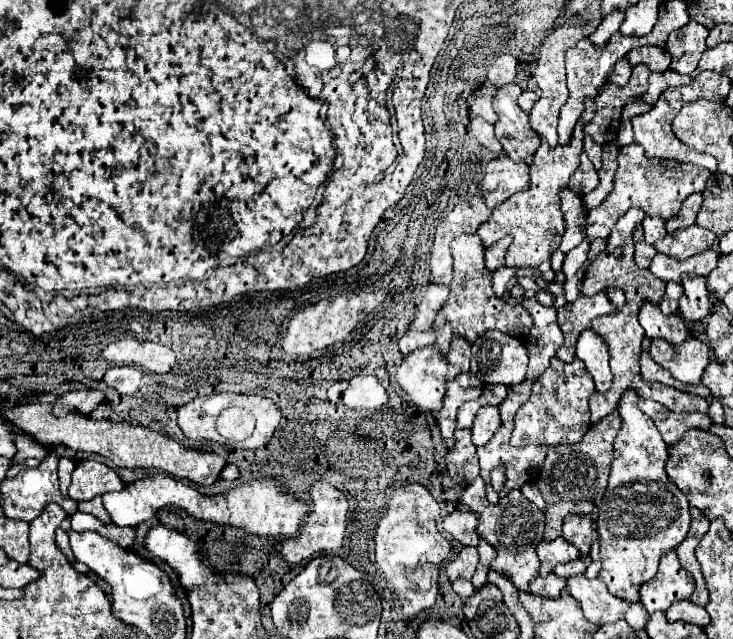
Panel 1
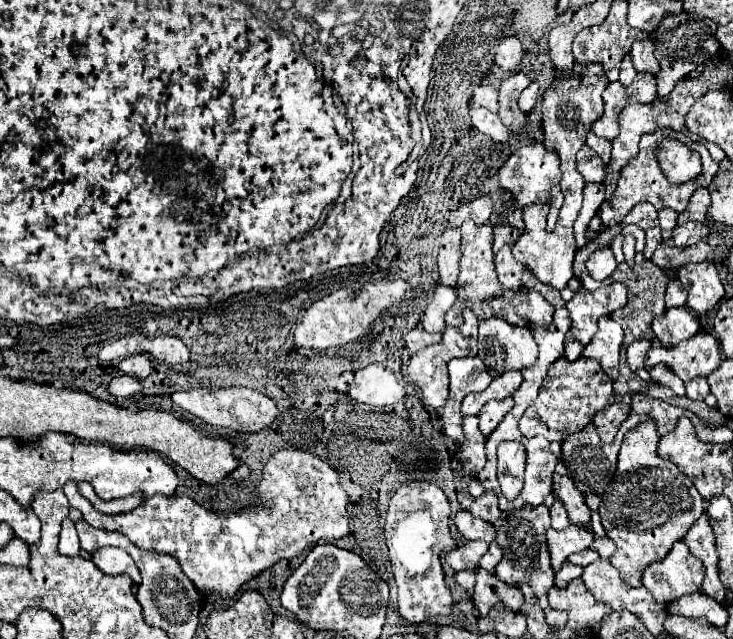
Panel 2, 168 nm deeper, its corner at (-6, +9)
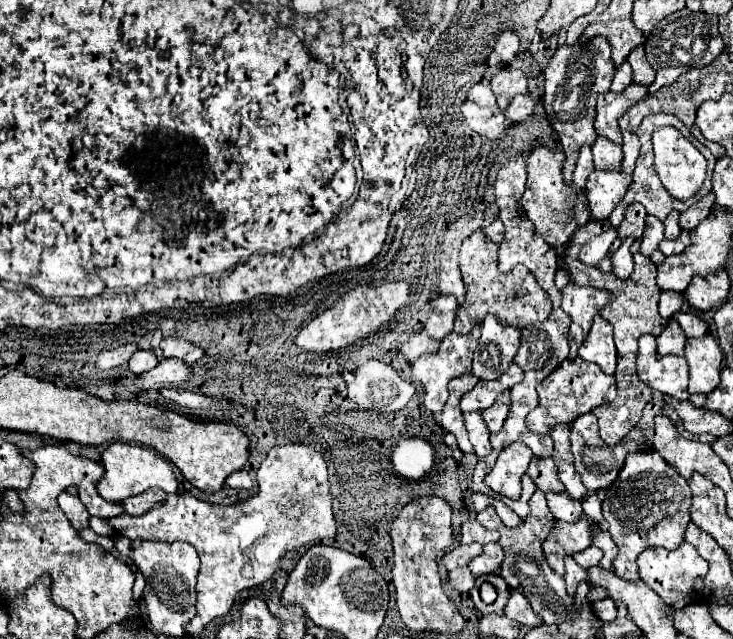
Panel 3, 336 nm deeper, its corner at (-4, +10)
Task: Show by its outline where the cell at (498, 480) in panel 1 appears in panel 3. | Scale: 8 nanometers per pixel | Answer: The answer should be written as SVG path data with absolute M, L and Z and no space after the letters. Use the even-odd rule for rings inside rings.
M515 442L507 446L499 458L493 470L485 477L485 483L493 492L503 494L511 500L517 500L521 494L521 476L527 472L527 466L531 462L531 450L523 442Z

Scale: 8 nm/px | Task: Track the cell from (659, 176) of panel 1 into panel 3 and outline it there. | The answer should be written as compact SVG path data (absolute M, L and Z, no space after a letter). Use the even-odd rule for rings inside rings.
M651 114L651 116L643 118L641 126L637 128L637 136L639 136L639 140L641 140L641 154L639 154L639 158L637 158L637 166L635 166L635 172L633 172L633 184L631 184L631 188L627 190L625 198L621 200L621 204L619 204L619 206L613 210L613 214L609 216L609 220L613 222L613 226L619 226L619 224L621 224L621 220L623 220L623 212L625 212L627 204L631 204L631 202L639 202L639 204L643 204L643 206L645 206L645 210L647 210L647 214L651 214L651 216L655 216L655 218L659 218L659 220L665 220L665 218L667 218L667 214L669 214L671 210L685 212L687 208L691 208L693 204L697 204L705 194L709 194L709 192L711 192L711 176L713 176L715 162L717 162L717 158L713 158L713 156L707 156L709 170L707 170L707 178L705 178L705 182L703 182L701 190L699 190L693 198L689 198L687 202L675 200L675 198L673 198L673 196L663 188L663 184L661 184L661 180L657 178L657 174L655 174L655 170L653 170L653 164L651 164L651 162L653 162L651 134L653 134L653 130L655 130L655 128L659 128L659 126L661 126L661 118L665 118L665 120L667 120L667 116L663 116L663 114Z

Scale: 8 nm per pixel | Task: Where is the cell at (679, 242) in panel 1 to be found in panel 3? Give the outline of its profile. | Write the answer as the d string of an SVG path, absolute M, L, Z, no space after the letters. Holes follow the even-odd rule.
M683 230L677 240L663 240L663 252L665 252L667 256L671 256L671 254L681 254L681 252L689 246L689 242L691 242L691 240L689 240L689 232Z

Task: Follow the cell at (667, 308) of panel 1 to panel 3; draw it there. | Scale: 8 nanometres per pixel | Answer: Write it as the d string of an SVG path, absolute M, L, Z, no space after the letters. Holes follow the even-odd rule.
M663 290L661 292L661 300L659 300L659 314L669 320L675 312L679 312L683 306L683 294L679 292L671 292L671 290Z

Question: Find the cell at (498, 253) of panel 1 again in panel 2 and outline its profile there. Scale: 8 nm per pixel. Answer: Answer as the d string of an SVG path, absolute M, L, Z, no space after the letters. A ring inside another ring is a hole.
M497 225L493 233L495 233L495 241L493 241L493 251L495 251L495 253L497 253L503 245L515 243L517 237L521 235L521 231L515 229L515 227L511 227L511 225Z

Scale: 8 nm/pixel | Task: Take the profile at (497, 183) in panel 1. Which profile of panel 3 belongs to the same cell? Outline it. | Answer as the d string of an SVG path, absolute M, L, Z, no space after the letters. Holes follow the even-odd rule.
M537 146L527 158L527 190L523 194L523 206L527 218L535 224L535 230L551 246L565 246L571 234L579 226L587 224L591 218L585 190L563 182L563 174L561 174L563 162L565 162L563 152L547 146Z

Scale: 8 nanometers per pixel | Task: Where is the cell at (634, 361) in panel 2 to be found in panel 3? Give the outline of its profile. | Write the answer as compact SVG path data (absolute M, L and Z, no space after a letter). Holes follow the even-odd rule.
M655 336L639 338L639 354L637 354L637 374L639 378L667 396L687 400L687 362L683 356L661 356L657 358Z

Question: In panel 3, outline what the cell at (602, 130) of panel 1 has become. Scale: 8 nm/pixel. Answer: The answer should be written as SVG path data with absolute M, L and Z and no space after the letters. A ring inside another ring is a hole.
M631 84L621 94L605 92L597 98L597 118L595 118L595 130L599 136L605 136L613 140L615 144L621 144L621 130L617 120L631 108L631 104L637 104L647 96L647 86Z

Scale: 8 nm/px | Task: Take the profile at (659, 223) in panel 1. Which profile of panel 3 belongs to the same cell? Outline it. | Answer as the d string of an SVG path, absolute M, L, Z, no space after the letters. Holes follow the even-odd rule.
M671 212L665 218L663 224L665 224L665 238L667 240L675 240L679 236L679 232L681 232L681 228L679 228L679 212Z

